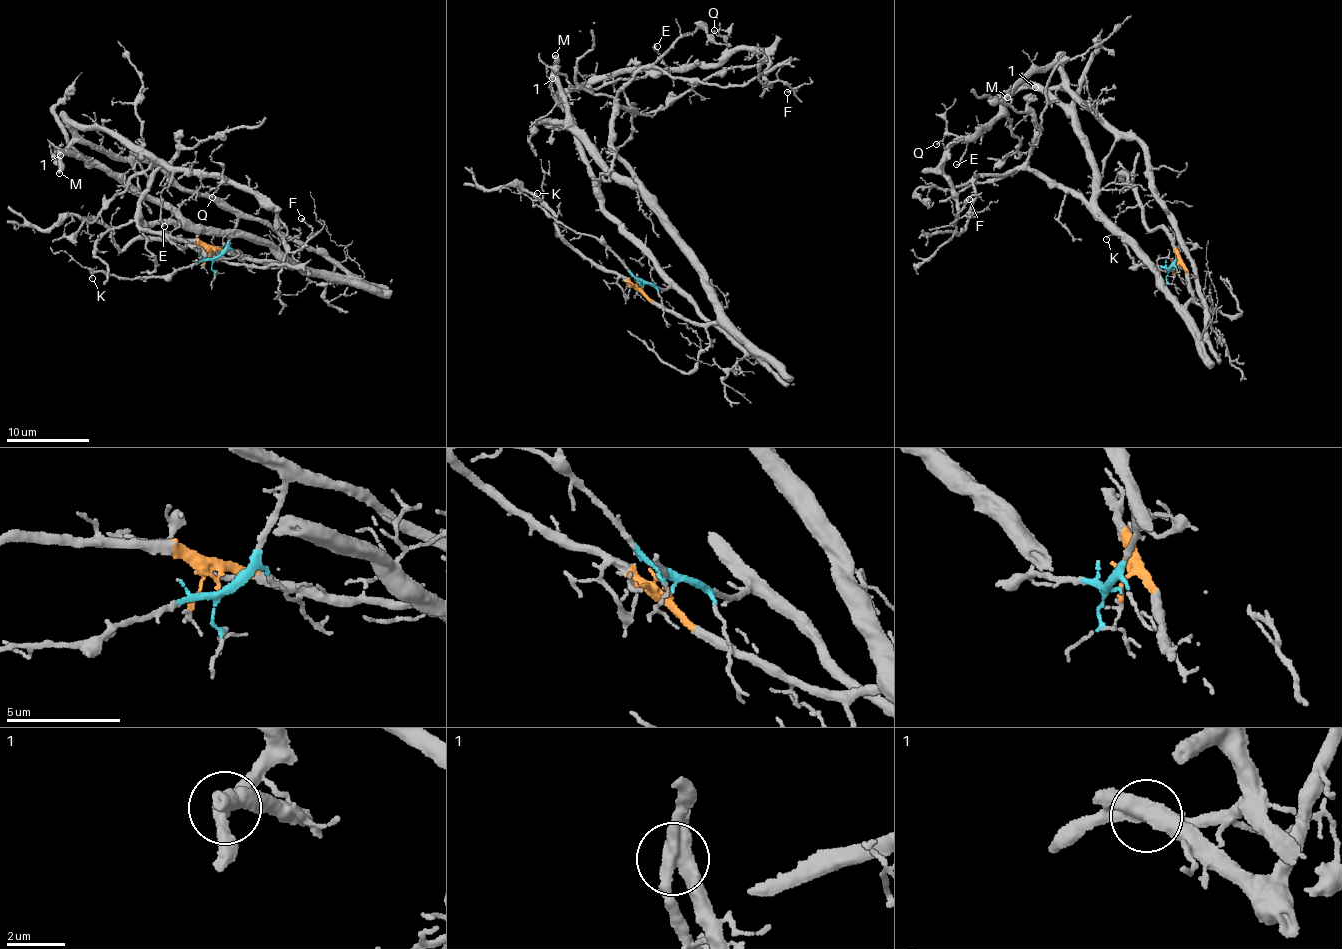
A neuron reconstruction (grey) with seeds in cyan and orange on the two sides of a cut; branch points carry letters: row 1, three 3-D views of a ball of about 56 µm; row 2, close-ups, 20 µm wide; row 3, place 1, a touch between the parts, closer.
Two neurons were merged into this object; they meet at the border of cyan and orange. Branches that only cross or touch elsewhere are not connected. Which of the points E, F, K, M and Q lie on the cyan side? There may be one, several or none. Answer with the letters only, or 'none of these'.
E, F, K, M, Q

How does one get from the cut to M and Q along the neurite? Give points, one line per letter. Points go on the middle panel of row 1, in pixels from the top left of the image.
M: (642, 286), (670, 285), (600, 202), (598, 181), (577, 128), (552, 89), (554, 54)
Q: (642, 286), (668, 284), (600, 202), (563, 95), (628, 72), (714, 65), (726, 40), (715, 30)

